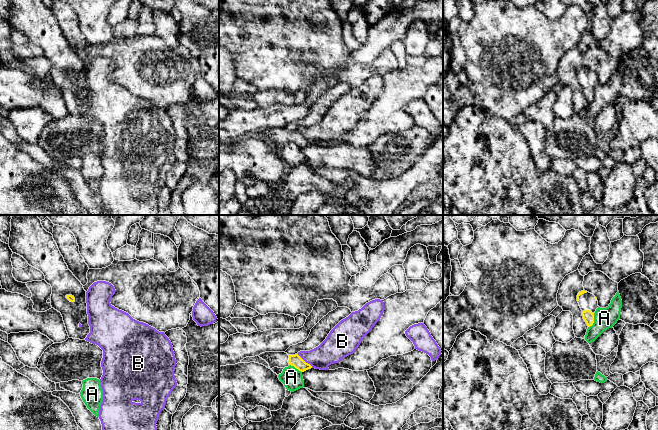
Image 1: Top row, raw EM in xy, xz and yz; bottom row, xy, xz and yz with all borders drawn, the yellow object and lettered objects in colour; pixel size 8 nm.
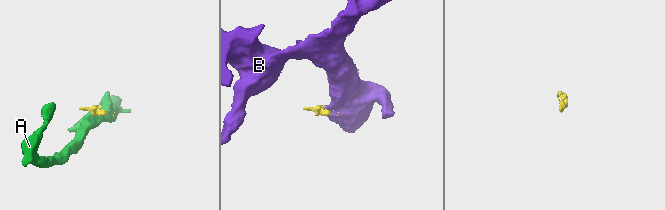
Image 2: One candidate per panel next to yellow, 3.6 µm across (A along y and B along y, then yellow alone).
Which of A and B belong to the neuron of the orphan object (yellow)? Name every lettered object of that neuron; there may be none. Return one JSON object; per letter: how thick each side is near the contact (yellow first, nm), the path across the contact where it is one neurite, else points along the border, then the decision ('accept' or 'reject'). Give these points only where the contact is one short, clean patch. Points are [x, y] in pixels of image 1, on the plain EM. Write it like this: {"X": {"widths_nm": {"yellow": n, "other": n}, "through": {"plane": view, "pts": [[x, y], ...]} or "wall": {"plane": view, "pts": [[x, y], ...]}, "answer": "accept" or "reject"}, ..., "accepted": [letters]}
{"A": {"widths_nm": {"yellow": 90, "other": 180}, "wall": {"plane": "yz", "pts": [[594, 89], [594, 98], [588, 103]]}, "answer": "reject"}, "B": {"widths_nm": {"yellow": 100, "other": 220}, "wall": {"plane": "xz", "pts": [[297, 130], [312, 143]]}, "answer": "reject"}, "accepted": []}

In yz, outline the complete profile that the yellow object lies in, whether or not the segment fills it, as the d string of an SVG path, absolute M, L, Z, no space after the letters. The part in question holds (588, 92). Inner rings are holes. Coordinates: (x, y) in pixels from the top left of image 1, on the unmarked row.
M583 66L578 69L577 77L582 86L584 97L588 103L592 102L594 99L594 89L599 83L597 74L593 70Z

